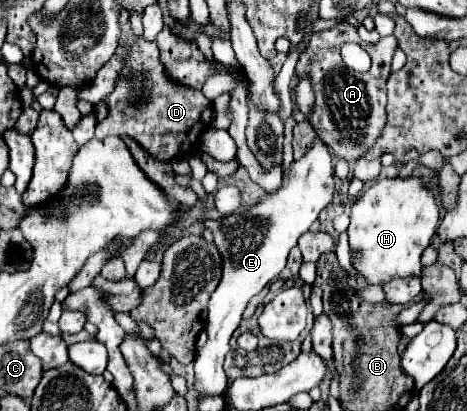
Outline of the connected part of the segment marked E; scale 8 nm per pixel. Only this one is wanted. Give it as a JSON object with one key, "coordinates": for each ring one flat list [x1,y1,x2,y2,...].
{"coordinates":[[317,138,313,148,283,172,283,184,275,192,267,192,259,202,249,206,243,214,231,214,219,220,207,220,213,232,213,242,221,254,221,282,211,294,207,316,207,342,195,358,195,390,199,394,223,394,227,376,223,372,223,358,231,352,229,338,241,322,241,314,249,300,257,296,287,264,289,250,297,246,301,234,317,220,319,212,333,198,333,166,329,148]]}

